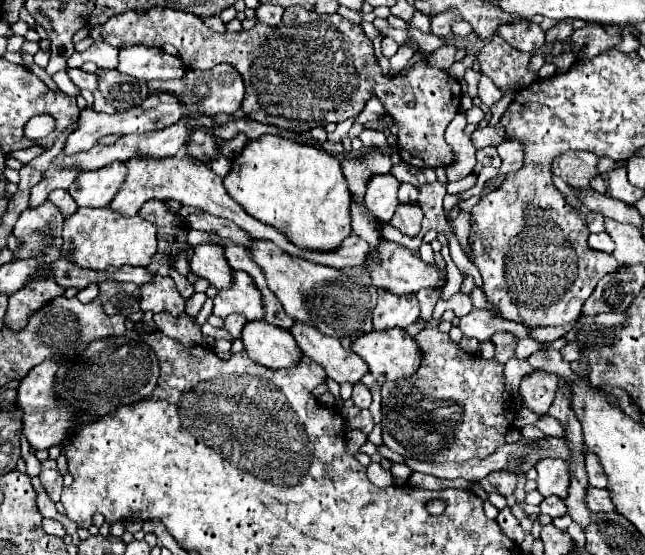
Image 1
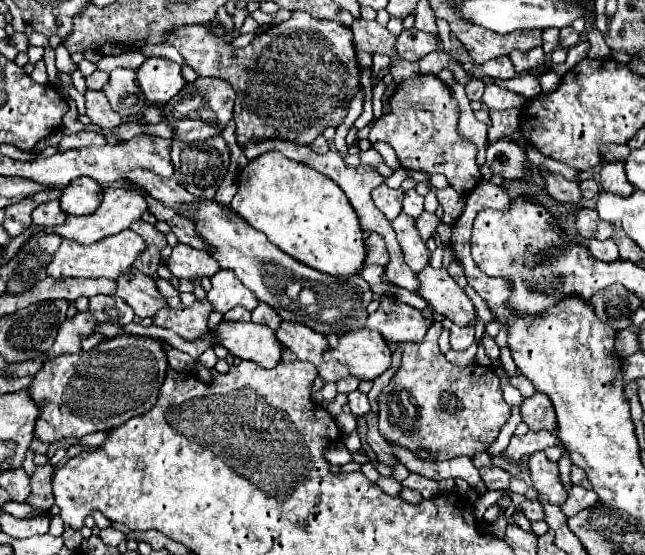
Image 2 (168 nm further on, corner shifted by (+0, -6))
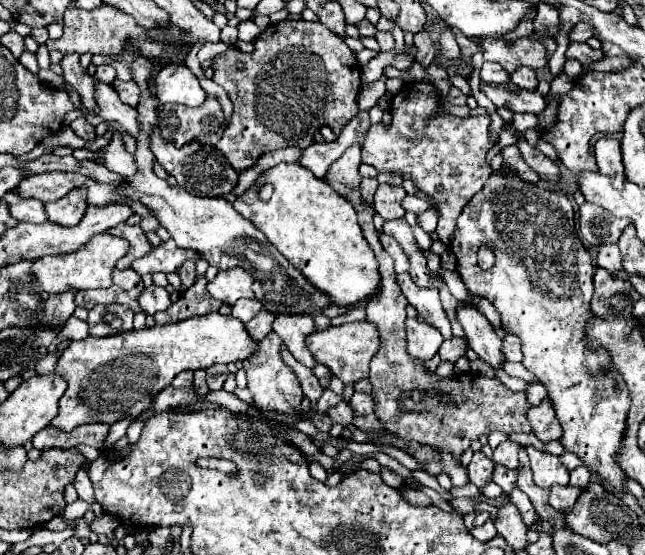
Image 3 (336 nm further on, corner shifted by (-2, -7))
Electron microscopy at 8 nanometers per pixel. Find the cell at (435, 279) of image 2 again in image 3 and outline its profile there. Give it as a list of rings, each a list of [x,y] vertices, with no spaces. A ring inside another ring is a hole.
[[[459,303],[457,307],[457,319],[461,327],[465,329],[465,335],[469,339],[469,347],[477,353],[479,359],[489,363],[493,369],[503,367],[507,361],[503,355],[503,341],[497,337],[489,321],[471,305]]]

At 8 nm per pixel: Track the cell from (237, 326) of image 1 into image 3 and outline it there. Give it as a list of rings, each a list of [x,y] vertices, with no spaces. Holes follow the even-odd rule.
[[[239,299],[235,305],[233,305],[233,317],[241,319],[243,323],[251,321],[251,317],[261,311],[261,303],[257,299]]]

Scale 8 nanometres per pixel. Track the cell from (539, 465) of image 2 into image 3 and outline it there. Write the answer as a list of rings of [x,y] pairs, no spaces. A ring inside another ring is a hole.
[[[527,447],[531,469],[535,473],[535,483],[543,489],[551,489],[551,485],[567,485],[569,469],[559,461],[559,457],[539,451],[535,447]]]

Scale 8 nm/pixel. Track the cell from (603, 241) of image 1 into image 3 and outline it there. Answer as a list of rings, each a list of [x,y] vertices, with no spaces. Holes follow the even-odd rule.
[[[603,245],[599,249],[599,255],[597,255],[597,265],[611,271],[611,273],[617,273],[621,271],[621,255],[619,255],[619,247],[617,245]]]

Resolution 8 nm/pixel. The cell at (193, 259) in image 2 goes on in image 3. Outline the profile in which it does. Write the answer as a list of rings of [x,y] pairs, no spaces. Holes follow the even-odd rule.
[[[163,241],[159,247],[151,249],[151,255],[143,255],[143,259],[135,259],[135,263],[131,263],[131,269],[137,271],[139,275],[147,275],[147,273],[173,273],[181,267],[183,261],[193,259],[197,253],[195,251],[187,251],[187,249],[179,249],[175,245],[175,241]]]

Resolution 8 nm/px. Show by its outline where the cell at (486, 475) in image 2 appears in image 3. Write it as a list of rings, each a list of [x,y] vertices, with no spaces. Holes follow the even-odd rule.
[[[475,451],[471,457],[471,463],[467,465],[469,469],[469,479],[477,487],[485,487],[491,481],[493,475],[493,463],[483,451]]]

